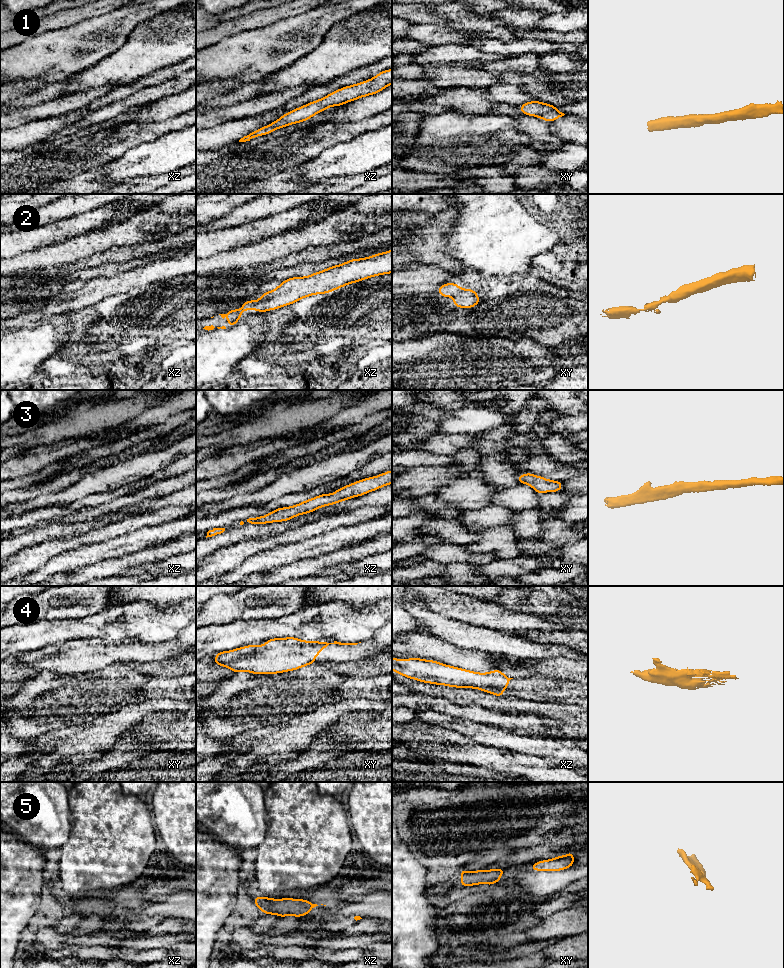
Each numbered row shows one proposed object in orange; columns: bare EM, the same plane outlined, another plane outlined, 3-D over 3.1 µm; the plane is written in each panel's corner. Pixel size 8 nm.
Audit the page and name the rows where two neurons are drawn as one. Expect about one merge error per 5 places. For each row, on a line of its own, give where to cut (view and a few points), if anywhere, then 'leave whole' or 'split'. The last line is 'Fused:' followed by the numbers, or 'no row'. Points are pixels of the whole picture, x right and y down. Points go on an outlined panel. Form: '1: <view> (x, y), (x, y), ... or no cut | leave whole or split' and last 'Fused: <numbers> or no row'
1: no cut | leave whole
2: no cut | leave whole
3: no cut | leave whole
4: no cut | leave whole
5: no cut | leave whole
Fused: no row

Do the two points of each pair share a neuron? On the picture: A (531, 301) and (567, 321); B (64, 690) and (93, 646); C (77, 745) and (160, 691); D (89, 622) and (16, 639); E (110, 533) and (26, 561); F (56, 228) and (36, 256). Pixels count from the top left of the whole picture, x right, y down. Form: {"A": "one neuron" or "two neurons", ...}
{"A": "one neuron", "B": "two neurons", "C": "two neurons", "D": "one neuron", "E": "one neuron", "F": "two neurons"}

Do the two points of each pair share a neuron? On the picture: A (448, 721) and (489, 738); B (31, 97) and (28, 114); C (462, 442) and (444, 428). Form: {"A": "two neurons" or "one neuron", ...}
{"A": "one neuron", "B": "two neurons", "C": "two neurons"}

